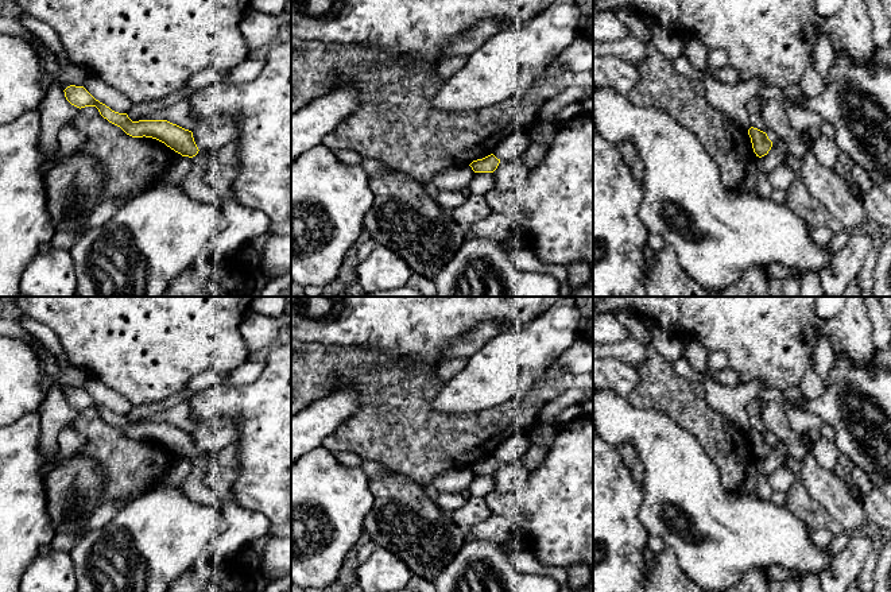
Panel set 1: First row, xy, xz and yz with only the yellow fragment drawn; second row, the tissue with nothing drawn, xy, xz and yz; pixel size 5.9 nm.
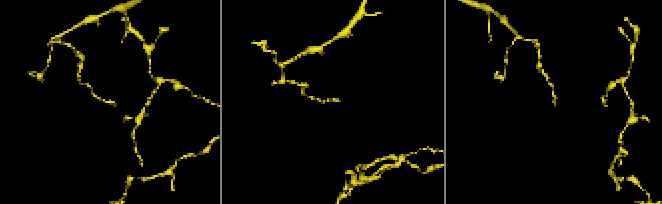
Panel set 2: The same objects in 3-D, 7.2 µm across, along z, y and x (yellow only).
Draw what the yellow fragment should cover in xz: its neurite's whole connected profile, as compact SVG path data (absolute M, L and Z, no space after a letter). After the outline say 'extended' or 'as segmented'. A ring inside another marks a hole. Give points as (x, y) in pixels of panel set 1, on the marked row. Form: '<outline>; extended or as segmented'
M493 154L483 158L473 160L469 166L474 173L493 173L500 163L500 159L497 159Z; as segmented

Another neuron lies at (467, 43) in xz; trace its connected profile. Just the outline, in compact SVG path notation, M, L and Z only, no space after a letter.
M495 19L480 20L474 27L466 30L458 38L452 40L446 51L450 55L470 55L480 49L491 36L497 34L507 22Z

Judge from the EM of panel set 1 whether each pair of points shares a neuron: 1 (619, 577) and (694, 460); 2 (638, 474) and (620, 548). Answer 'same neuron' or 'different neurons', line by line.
1: different neurons
2: different neurons

